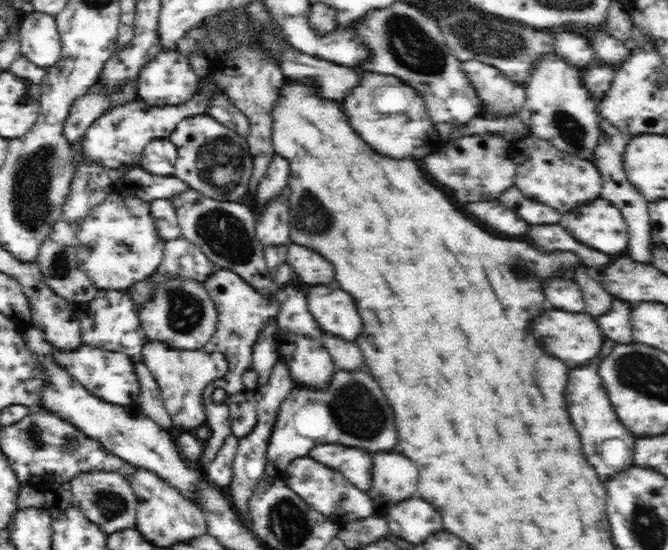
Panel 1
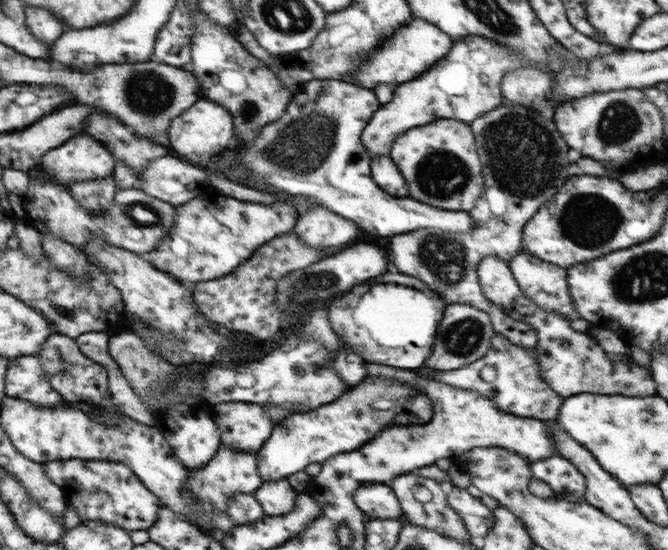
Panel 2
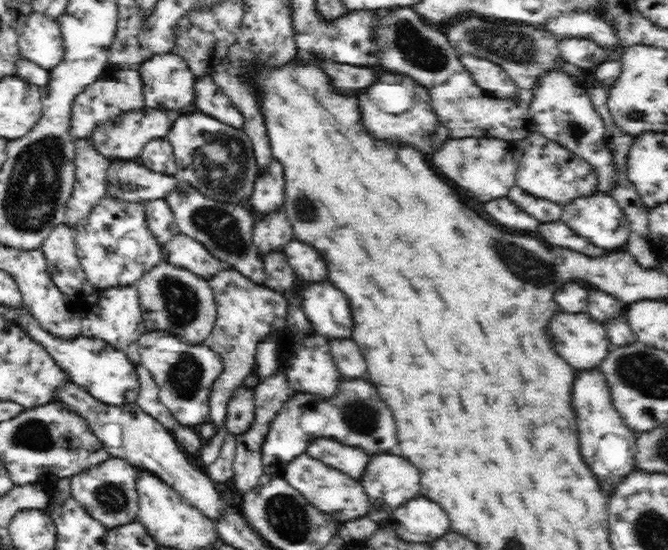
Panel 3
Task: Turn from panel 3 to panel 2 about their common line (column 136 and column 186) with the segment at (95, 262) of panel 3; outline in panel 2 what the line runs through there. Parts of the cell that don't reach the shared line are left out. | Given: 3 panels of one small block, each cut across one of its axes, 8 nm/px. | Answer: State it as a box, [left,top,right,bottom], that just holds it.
[142,194,302,287]

